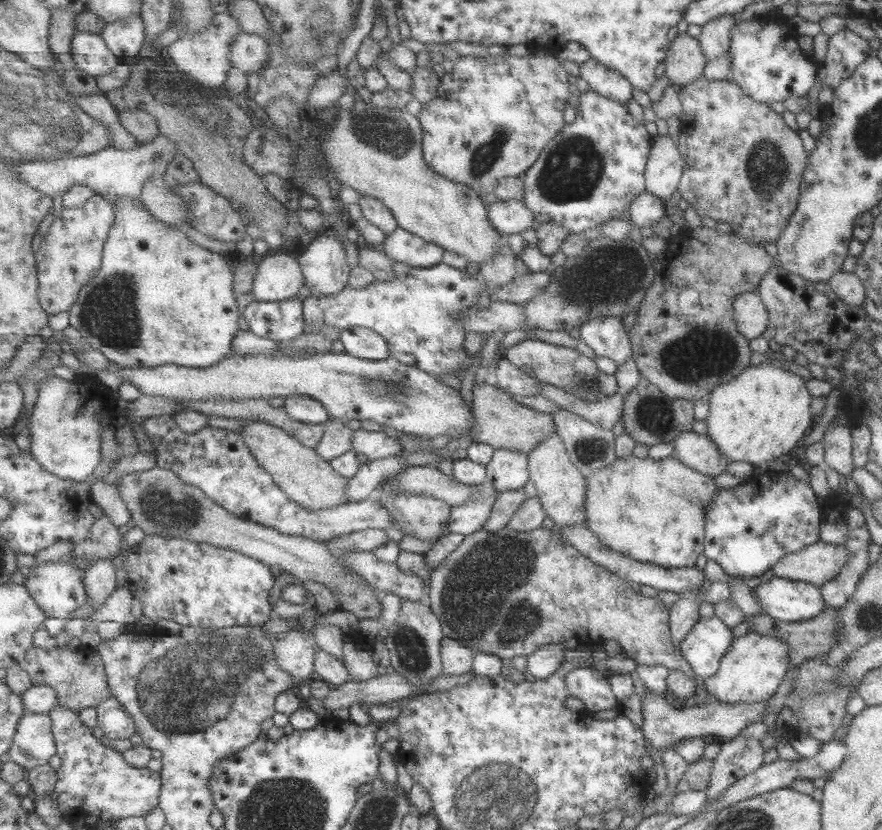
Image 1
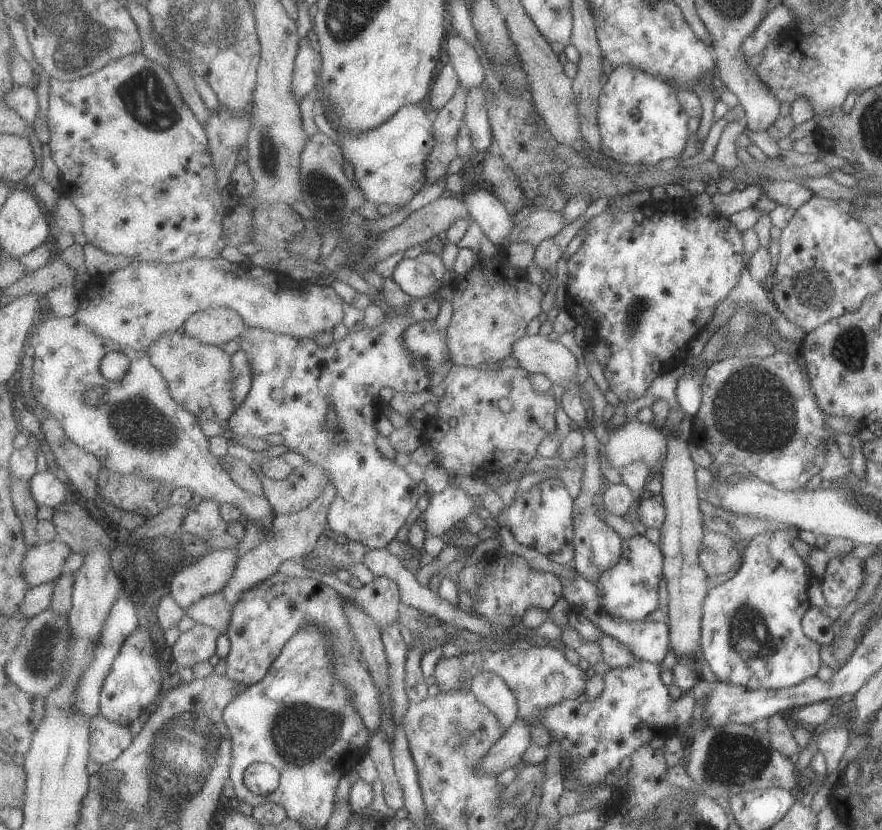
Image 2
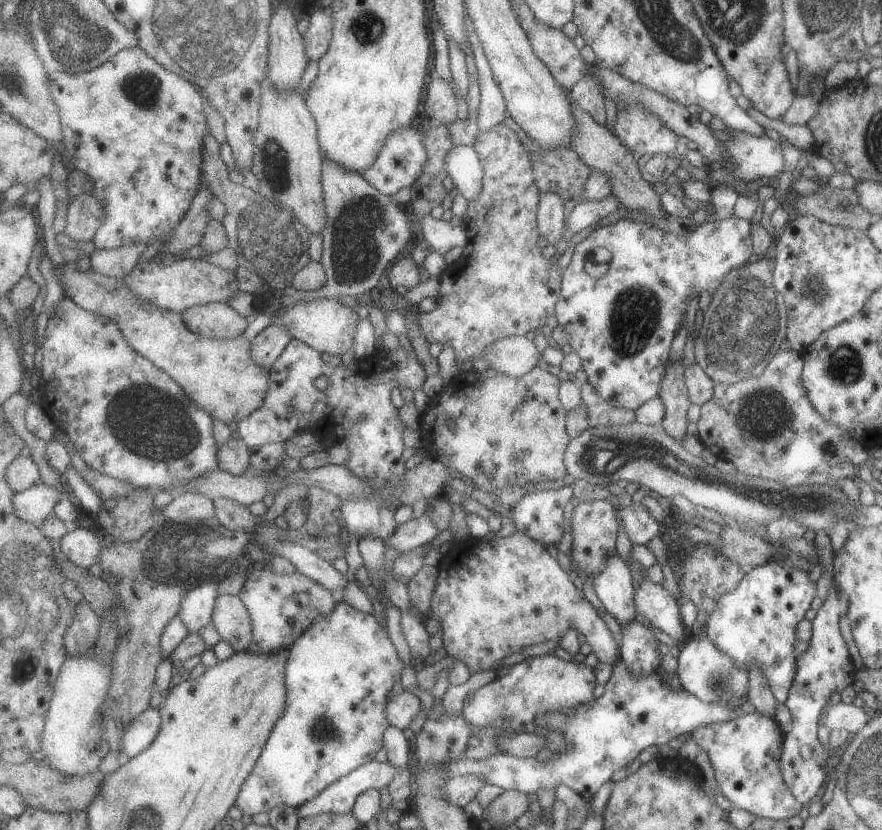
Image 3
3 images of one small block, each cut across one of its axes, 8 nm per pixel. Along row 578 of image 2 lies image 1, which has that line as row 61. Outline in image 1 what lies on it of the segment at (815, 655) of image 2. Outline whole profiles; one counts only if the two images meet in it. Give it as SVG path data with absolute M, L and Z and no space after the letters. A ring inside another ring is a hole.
M756 18L742 20L738 24L734 24L730 28L727 55L730 56L731 61L727 79L733 81L743 94L760 104L782 103L790 96L806 96L815 84L817 65L811 63L804 51L801 51L801 54L797 54L797 52L793 54L783 48L783 46L791 46L791 42L787 44L789 34L791 34L791 26L765 26L765 22L761 22L761 28L759 28L759 20Z

